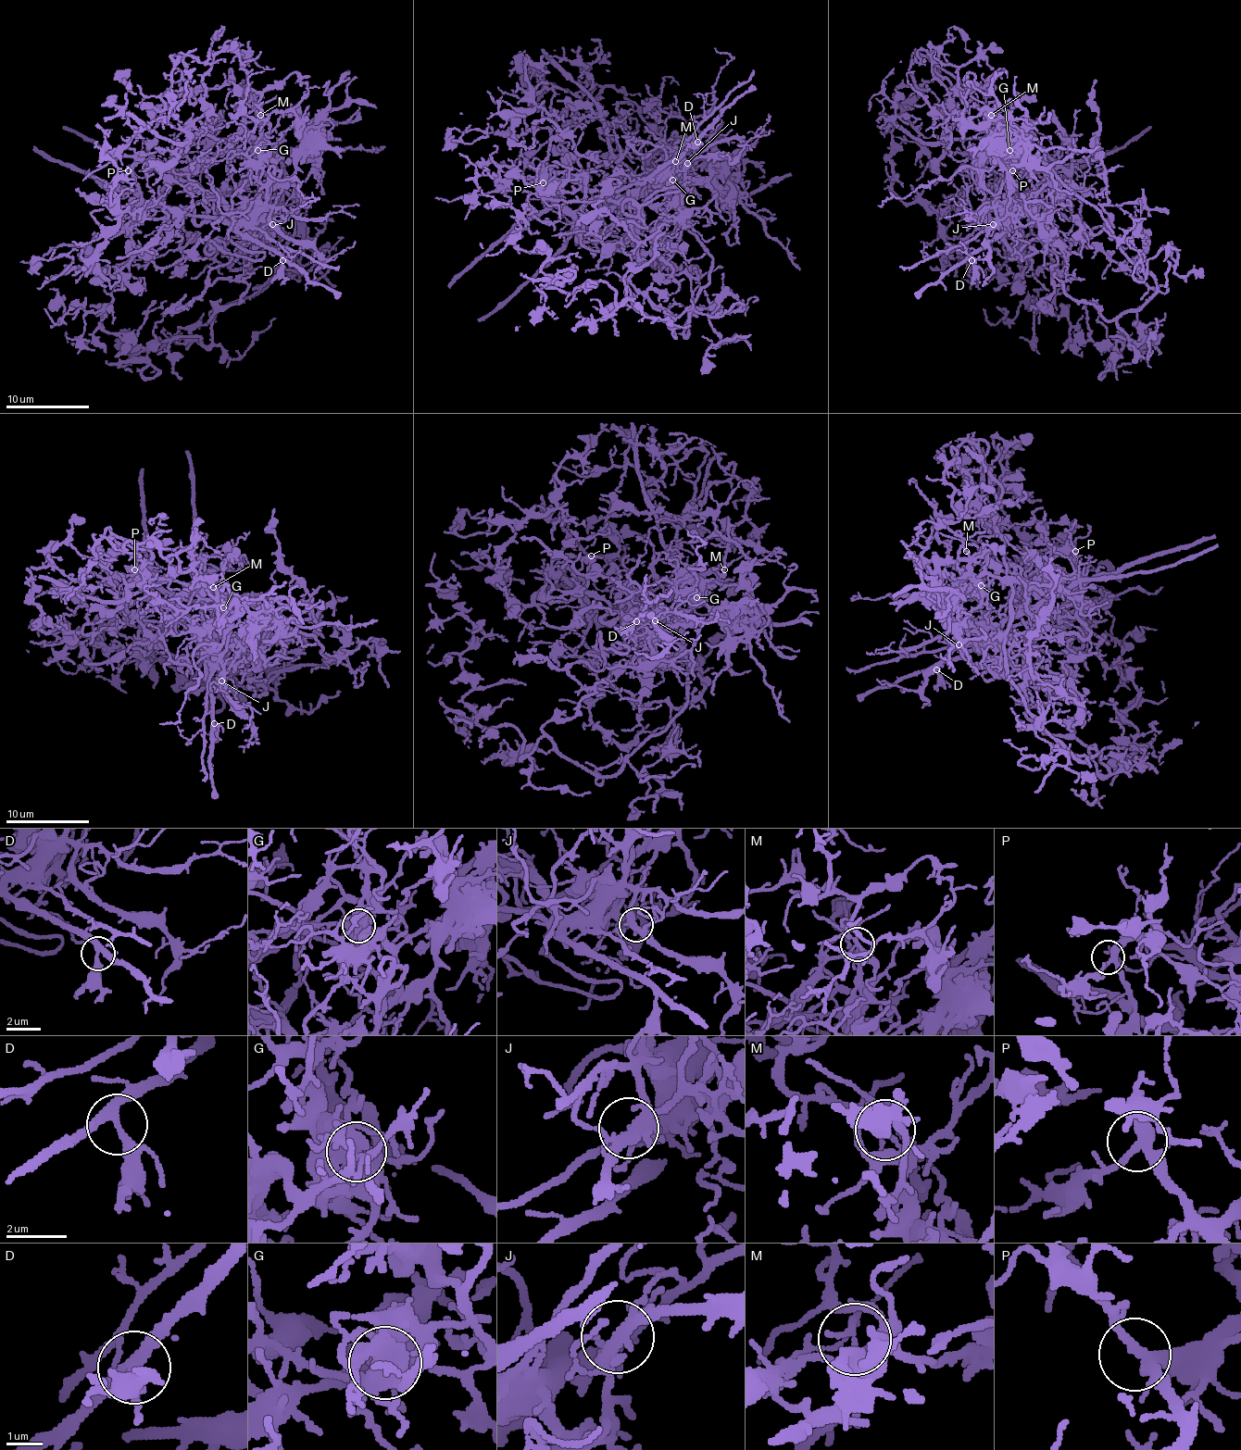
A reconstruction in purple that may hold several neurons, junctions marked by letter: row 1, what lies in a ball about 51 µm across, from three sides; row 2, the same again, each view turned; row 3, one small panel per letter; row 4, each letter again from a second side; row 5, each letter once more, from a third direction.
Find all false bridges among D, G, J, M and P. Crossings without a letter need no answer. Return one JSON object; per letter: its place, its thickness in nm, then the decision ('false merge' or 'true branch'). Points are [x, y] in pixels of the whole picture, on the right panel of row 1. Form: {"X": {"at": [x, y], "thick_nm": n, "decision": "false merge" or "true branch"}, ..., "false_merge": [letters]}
{"D": {"at": [971, 260], "thick_nm": 280, "decision": "true branch"}, "G": {"at": [1009, 150], "thick_nm": 550, "decision": "false merge"}, "J": {"at": [993, 224], "thick_nm": 340, "decision": "false merge"}, "M": {"at": [991, 115], "thick_nm": 120, "decision": "false merge"}, "P": {"at": [1012, 170], "thick_nm": 320, "decision": "true branch"}, "false_merge": ["G", "J", "M"]}

